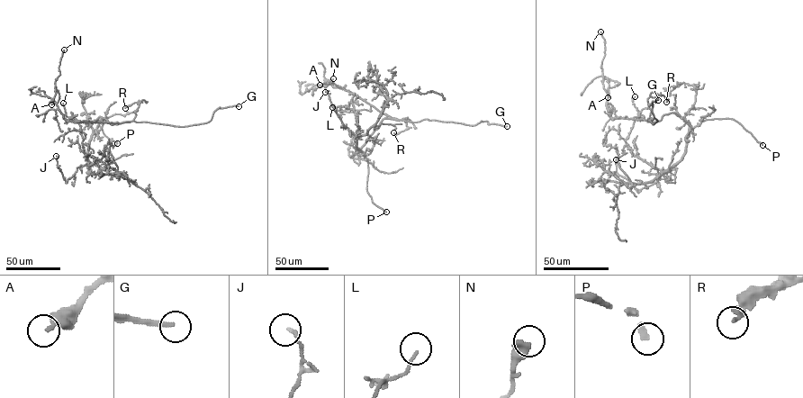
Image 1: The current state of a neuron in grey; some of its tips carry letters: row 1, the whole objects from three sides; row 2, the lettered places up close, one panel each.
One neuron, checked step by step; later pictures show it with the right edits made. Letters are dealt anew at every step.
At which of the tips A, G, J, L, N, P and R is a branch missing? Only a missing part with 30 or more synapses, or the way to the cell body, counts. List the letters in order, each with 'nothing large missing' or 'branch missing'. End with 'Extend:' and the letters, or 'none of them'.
A: nothing large missing
G: branch missing
J: nothing large missing
L: nothing large missing
N: nothing large missing
P: branch missing
R: nothing large missing
Extend: G, P

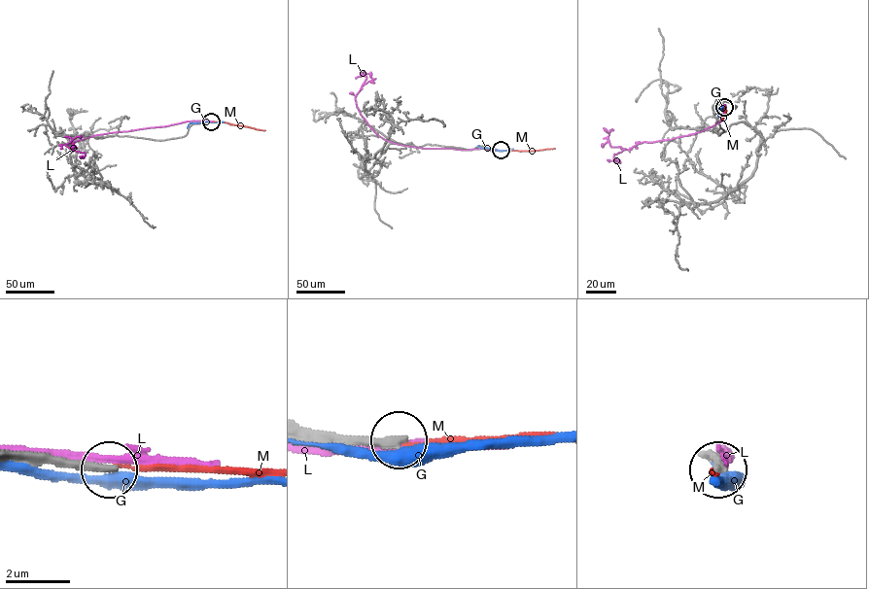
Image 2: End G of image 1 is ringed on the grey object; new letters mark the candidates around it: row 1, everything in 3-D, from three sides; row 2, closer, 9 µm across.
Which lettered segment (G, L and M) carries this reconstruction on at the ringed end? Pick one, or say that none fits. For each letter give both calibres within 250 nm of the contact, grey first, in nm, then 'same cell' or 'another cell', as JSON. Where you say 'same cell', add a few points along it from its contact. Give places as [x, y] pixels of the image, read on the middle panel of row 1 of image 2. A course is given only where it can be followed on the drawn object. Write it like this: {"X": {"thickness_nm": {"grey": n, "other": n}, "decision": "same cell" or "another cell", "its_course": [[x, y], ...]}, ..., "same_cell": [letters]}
{"G": {"thickness_nm": {"grey": 280, "other": 400}, "decision": "another cell"}, "L": {"thickness_nm": {"grey": 360, "other": 280}, "decision": "another cell"}, "M": {"thickness_nm": {"grey": 240, "other": 90}, "decision": "another cell"}, "same_cell": []}

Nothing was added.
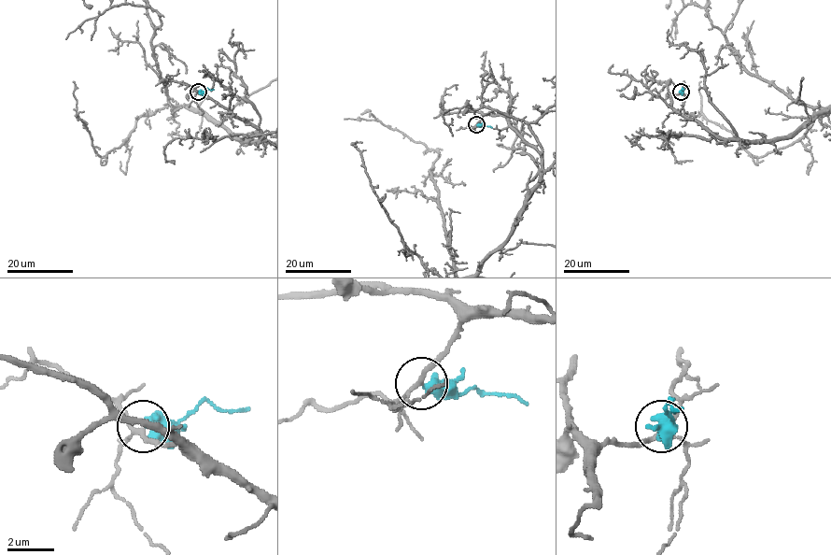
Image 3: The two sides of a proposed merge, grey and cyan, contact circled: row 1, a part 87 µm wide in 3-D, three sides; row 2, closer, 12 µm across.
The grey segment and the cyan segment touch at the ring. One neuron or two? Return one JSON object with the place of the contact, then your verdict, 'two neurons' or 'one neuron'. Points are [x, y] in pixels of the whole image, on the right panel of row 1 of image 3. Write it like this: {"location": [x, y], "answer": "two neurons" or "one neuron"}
{"location": [681, 92], "answer": "two neurons"}

